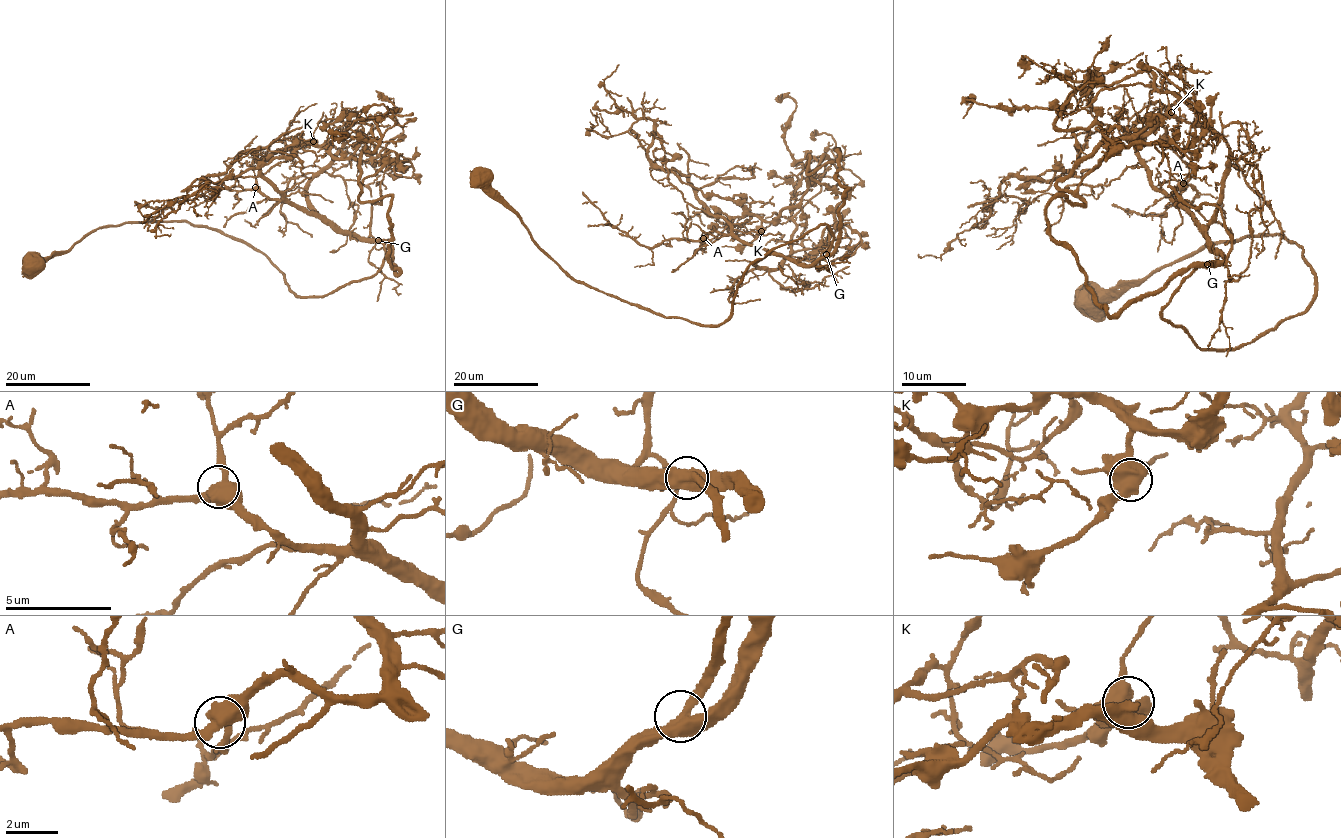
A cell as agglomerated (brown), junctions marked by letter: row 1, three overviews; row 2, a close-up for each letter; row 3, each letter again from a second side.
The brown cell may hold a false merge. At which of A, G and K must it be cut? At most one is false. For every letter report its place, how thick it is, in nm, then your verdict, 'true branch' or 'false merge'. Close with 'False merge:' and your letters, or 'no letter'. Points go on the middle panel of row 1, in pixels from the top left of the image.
A: at (703, 238); 480 nm thick; true branch
G: at (826, 254); 500 nm thick; true branch
K: at (761, 231); 550 nm thick; true branch
False merge: no letter

